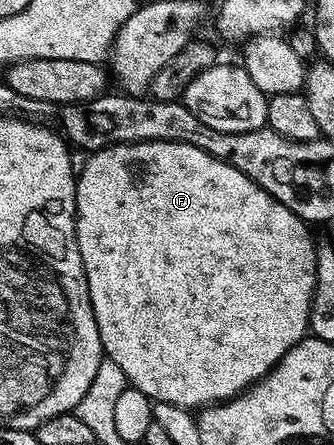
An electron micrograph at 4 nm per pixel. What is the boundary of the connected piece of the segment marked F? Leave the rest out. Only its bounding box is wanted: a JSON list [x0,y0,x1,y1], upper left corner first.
[75,142,316,410]

